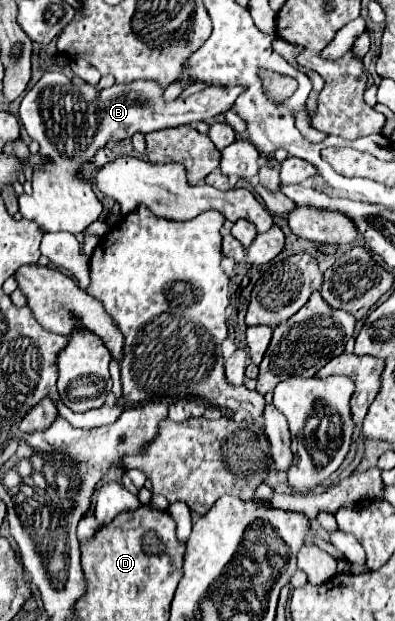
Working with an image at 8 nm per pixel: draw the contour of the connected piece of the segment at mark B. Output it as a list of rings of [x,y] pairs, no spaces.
[[[47,71],[21,101],[21,121],[27,135],[39,143],[39,153],[49,157],[49,165],[33,171],[33,191],[19,197],[19,213],[41,225],[45,231],[83,233],[103,211],[89,181],[79,173],[85,161],[91,161],[107,143],[119,143],[135,133],[151,133],[157,129],[209,121],[233,107],[241,89],[205,87],[185,99],[165,101],[163,87],[157,81],[133,81],[129,85],[113,85],[99,91],[93,85],[73,85],[69,77],[57,71]]]

